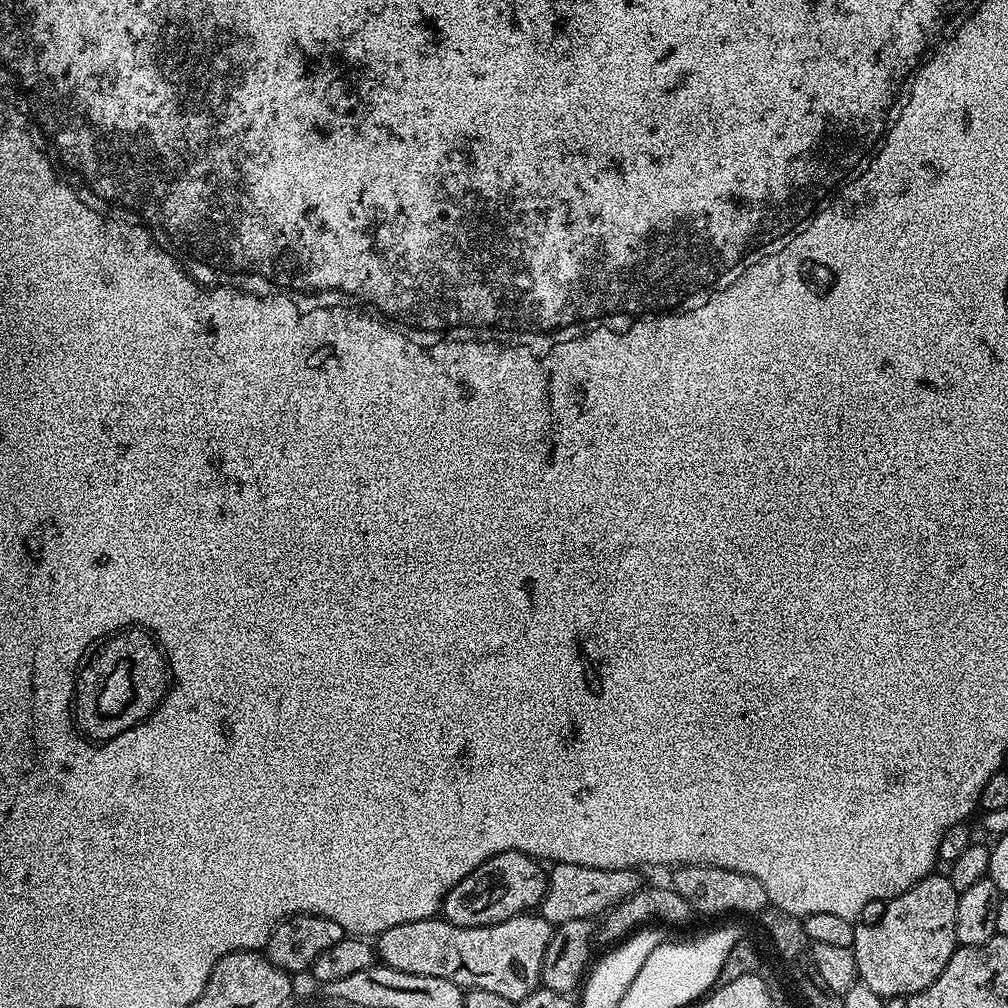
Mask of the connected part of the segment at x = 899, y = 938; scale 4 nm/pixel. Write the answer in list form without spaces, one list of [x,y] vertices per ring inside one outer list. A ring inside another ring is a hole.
[[[933,874],[922,878],[910,890],[906,890],[901,896],[896,896],[883,905],[884,913],[873,924],[860,924],[854,934],[852,953],[856,959],[856,971],[862,983],[869,987],[874,994],[891,998],[894,996],[913,996],[926,986],[933,984],[946,970],[946,962],[957,950],[956,931],[954,930],[954,918],[958,914],[958,898],[960,892],[944,876]]]

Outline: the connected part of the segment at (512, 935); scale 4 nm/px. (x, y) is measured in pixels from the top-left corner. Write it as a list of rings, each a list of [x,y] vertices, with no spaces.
[[[521,914],[506,922],[486,926],[454,926],[443,918],[406,922],[402,926],[390,926],[374,940],[374,952],[379,963],[406,974],[426,974],[430,978],[446,978],[465,990],[491,990],[510,998],[513,1002],[525,1000],[531,992],[541,987],[542,962],[546,958],[547,947],[554,931],[554,925],[546,922],[539,914]]]

